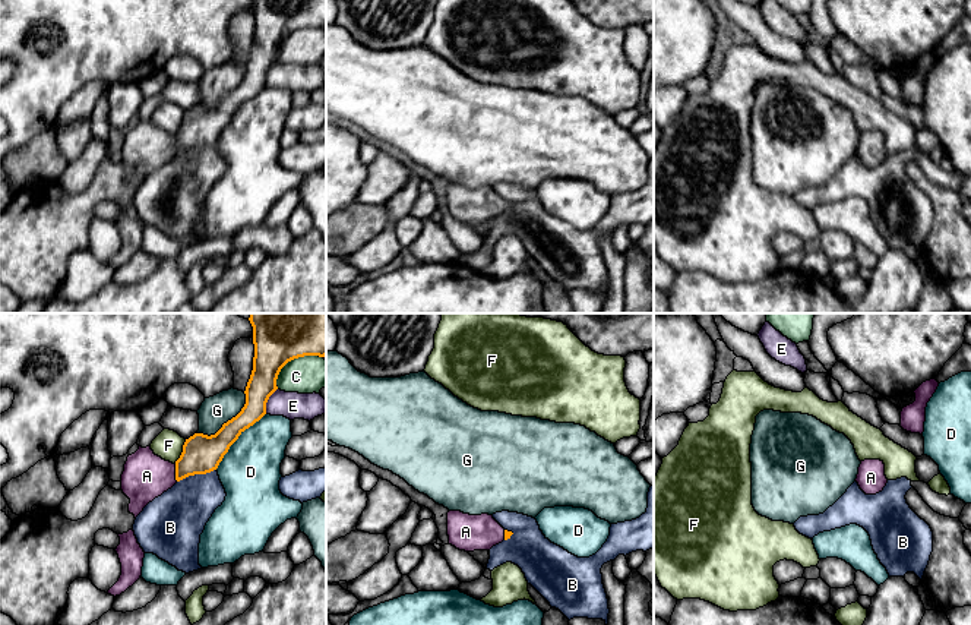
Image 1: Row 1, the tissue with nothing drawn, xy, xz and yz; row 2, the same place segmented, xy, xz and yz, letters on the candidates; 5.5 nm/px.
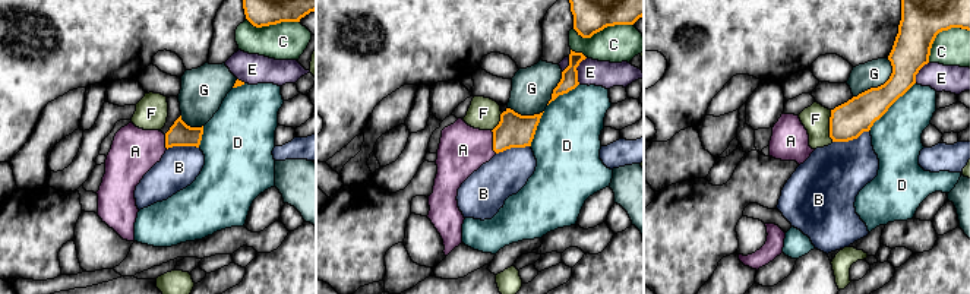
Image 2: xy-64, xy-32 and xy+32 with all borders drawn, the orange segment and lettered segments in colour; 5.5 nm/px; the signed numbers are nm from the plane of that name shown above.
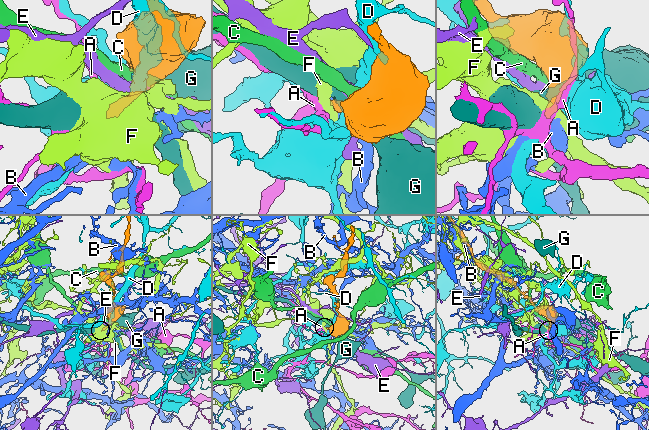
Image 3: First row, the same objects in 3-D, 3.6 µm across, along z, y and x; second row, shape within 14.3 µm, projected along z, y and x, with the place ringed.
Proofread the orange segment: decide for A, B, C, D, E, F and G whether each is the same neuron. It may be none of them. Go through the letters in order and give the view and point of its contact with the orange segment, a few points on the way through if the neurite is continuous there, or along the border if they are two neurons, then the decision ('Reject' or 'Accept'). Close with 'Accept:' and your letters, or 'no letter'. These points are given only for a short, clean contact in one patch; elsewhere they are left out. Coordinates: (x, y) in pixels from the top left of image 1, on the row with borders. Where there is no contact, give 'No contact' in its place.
A: Touches orange at xy (176, 473). Accept
B: Touches orange at xy (196, 473). Boundary: xy (215, 469), (206, 473), (189, 474), (177, 482). Reject
C: Touches orange at xy (291, 359). Reject
D: Touches orange at xy (237, 438). Reject
E: Touches orange at xy (266, 401). Boundary: xy (277, 388), (266, 403), (265, 413). Reject
F: Touches orange at xy (183, 451). Boundary: xy (186, 439), (182, 454), (174, 463). Reject
G: Touches orange at xy (228, 420). Reject
Accept: A

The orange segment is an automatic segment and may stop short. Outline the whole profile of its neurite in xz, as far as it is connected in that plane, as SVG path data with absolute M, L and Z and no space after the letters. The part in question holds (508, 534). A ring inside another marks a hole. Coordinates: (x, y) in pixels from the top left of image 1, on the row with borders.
M461 511L447 512L449 544L459 550L490 550L493 546L510 539L512 534L493 515L469 515Z

